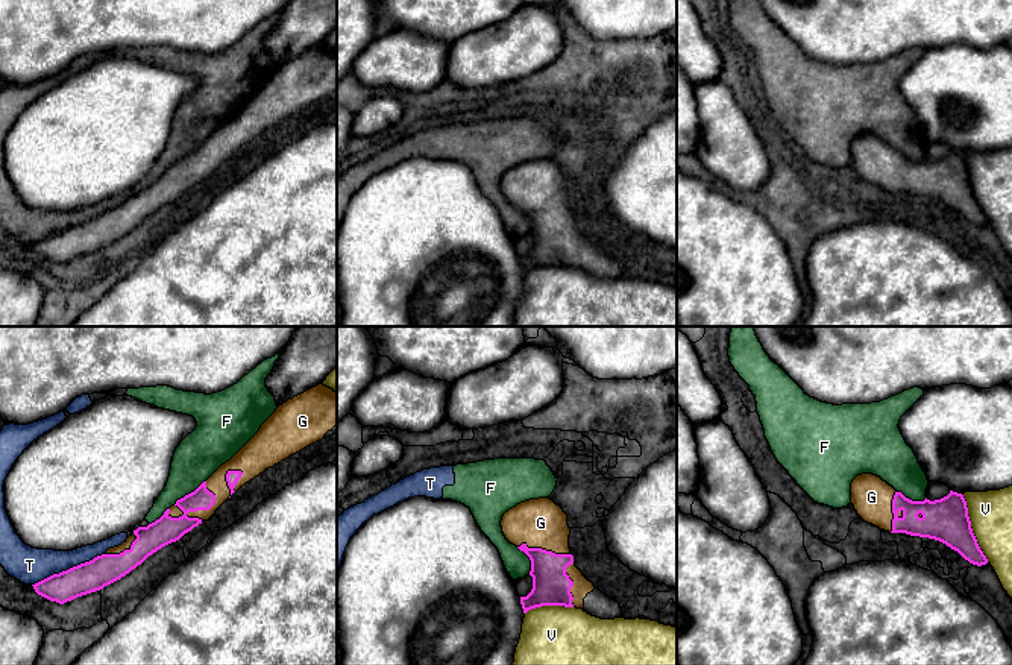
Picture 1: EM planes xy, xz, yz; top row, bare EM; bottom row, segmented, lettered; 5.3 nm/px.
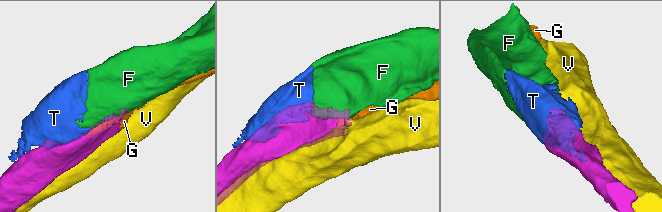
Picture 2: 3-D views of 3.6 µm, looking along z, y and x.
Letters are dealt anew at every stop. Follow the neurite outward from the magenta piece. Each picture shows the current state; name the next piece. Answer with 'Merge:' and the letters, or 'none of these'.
Merge: G

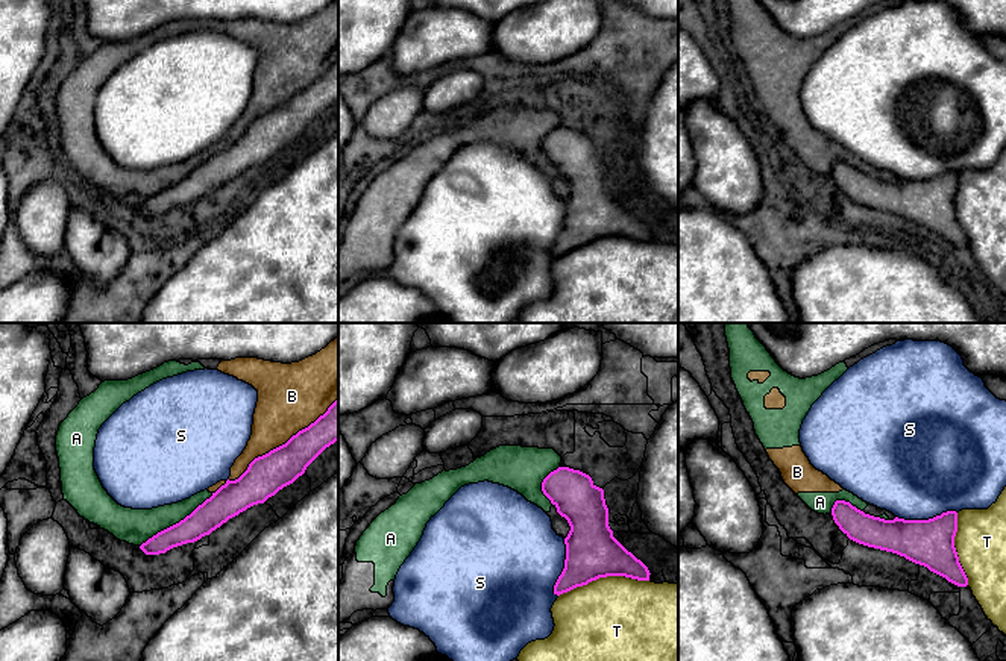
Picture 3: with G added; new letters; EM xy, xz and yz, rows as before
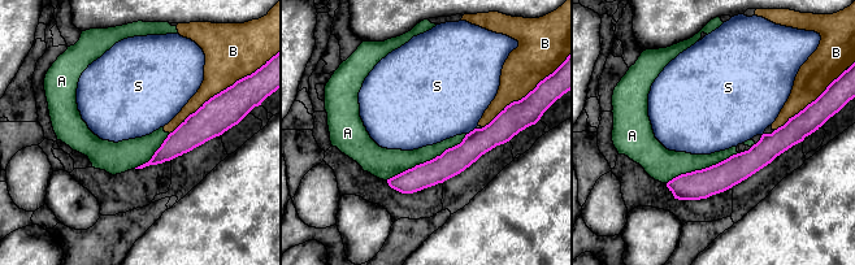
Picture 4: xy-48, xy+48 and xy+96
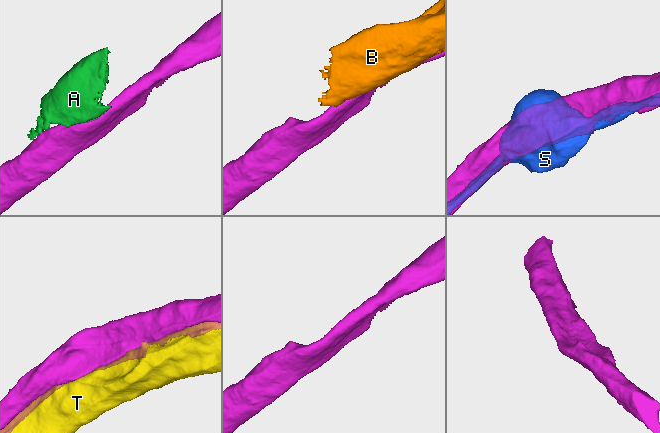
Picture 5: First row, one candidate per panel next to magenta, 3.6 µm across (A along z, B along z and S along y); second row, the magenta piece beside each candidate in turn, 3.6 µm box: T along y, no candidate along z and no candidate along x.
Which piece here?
Merge: none of these

